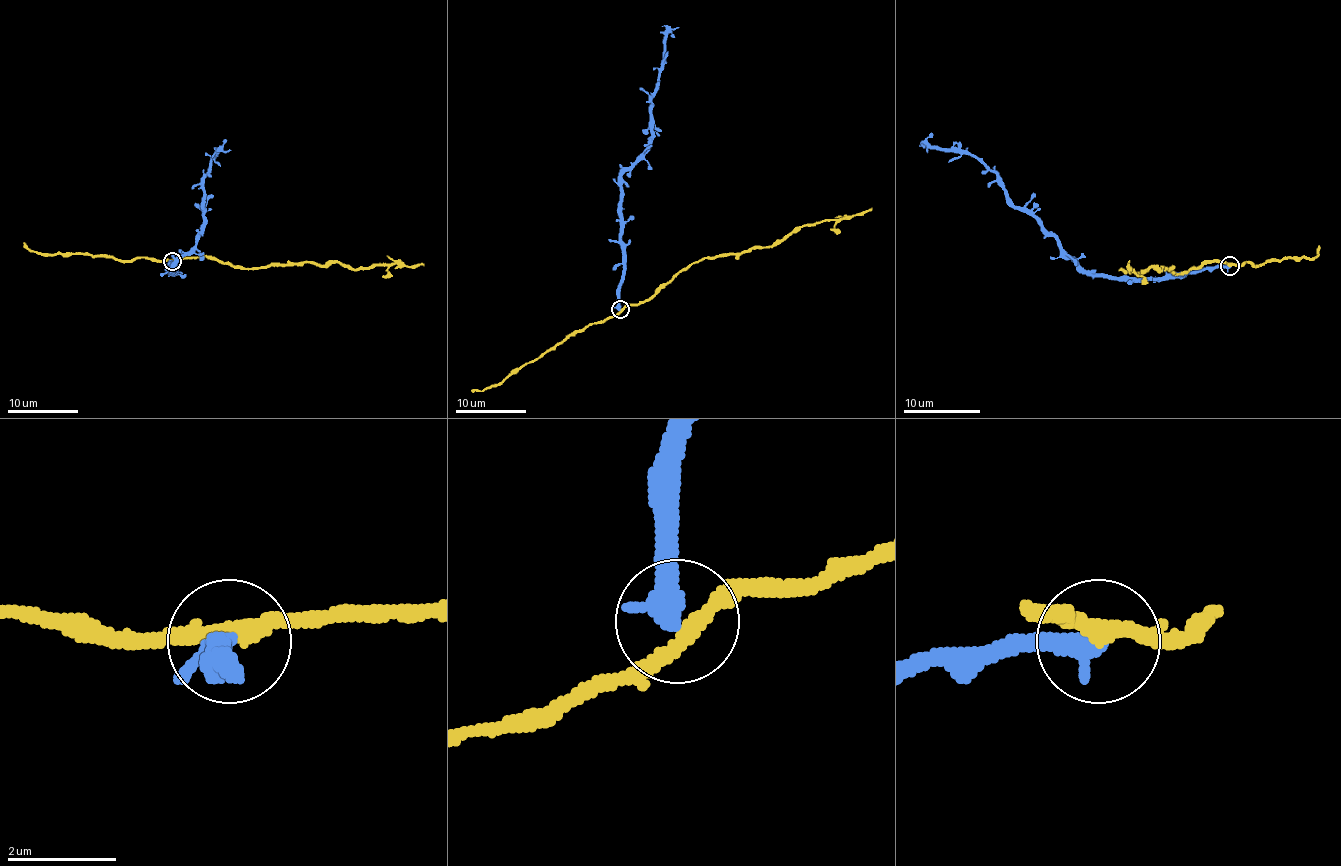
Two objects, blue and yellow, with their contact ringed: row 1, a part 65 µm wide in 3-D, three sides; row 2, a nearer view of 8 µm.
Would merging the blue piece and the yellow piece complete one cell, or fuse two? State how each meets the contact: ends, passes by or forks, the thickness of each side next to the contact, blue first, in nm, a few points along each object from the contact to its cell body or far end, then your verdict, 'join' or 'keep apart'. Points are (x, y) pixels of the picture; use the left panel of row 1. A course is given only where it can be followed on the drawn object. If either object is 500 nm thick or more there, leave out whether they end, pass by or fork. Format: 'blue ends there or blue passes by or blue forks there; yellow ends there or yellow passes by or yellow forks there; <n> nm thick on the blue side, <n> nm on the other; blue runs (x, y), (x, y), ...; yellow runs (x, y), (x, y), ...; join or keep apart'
blue ends there; yellow passes by; 440 nm thick on the blue side, 280 nm on the other; blue runs (172, 261), (174, 272), (174, 265), (195, 244), (204, 223), (204, 184), (209, 163), (218, 152), (230, 150); yellow runs (172, 261), (205, 256), (248, 268), (306, 263), (343, 263), (353, 268), (368, 268), (373, 265), (424, 265); keep apart

